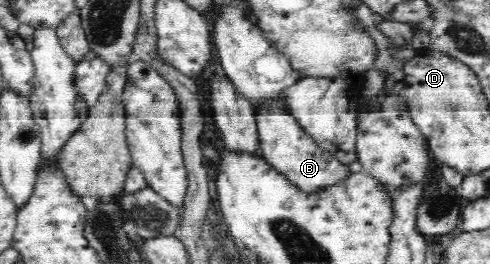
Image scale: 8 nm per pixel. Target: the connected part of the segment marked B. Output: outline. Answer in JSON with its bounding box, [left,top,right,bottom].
[256,98,351,195]

